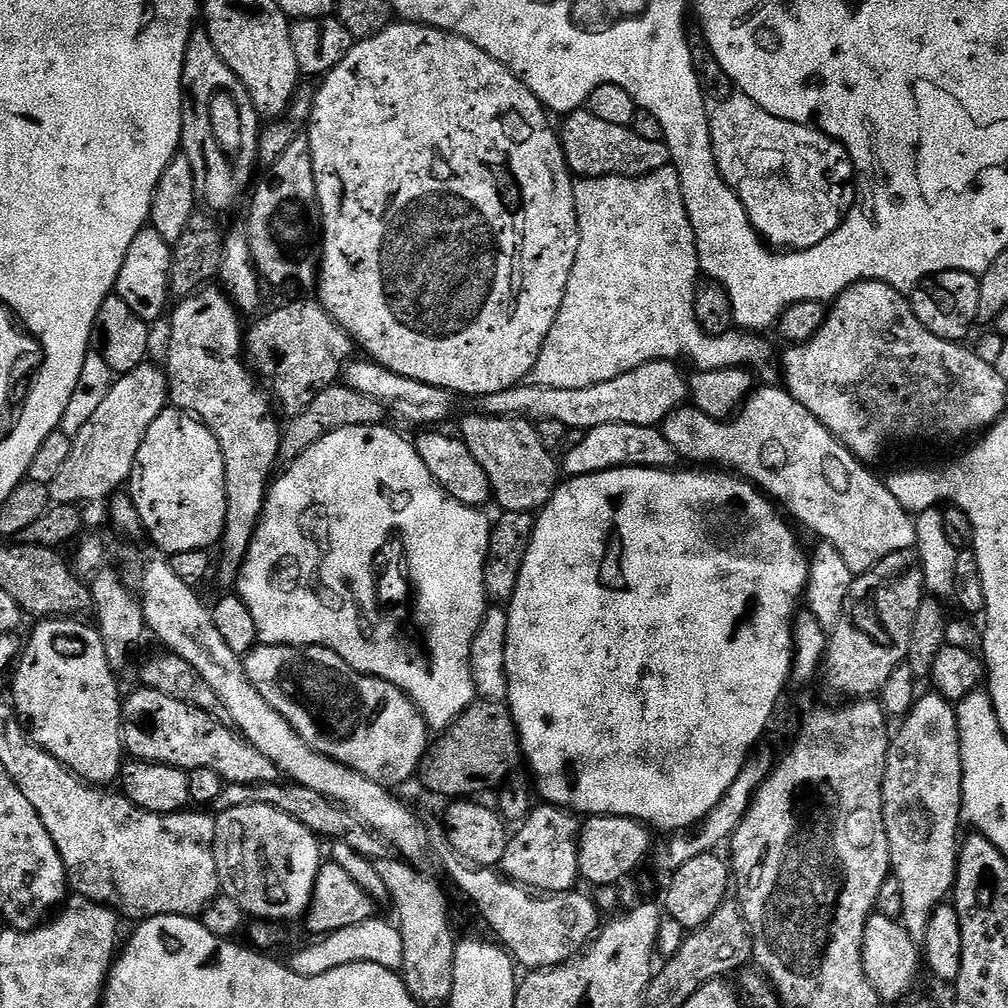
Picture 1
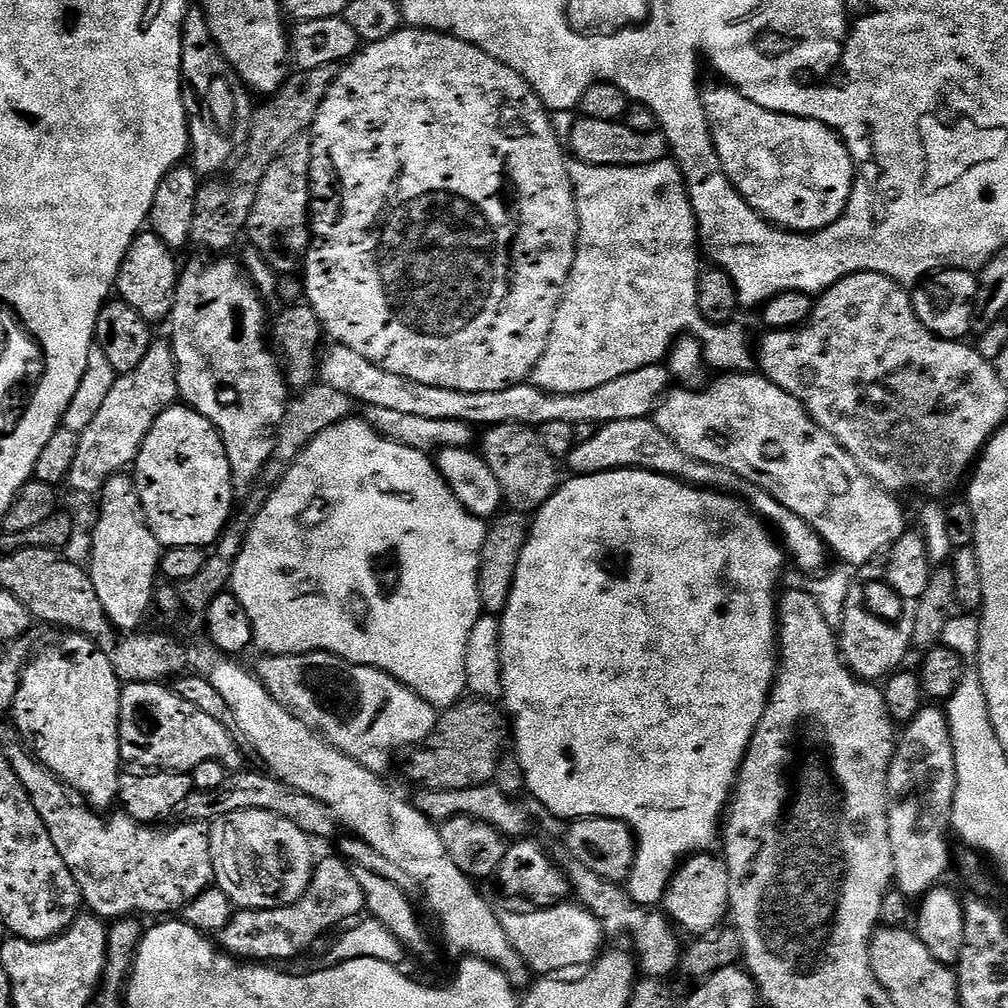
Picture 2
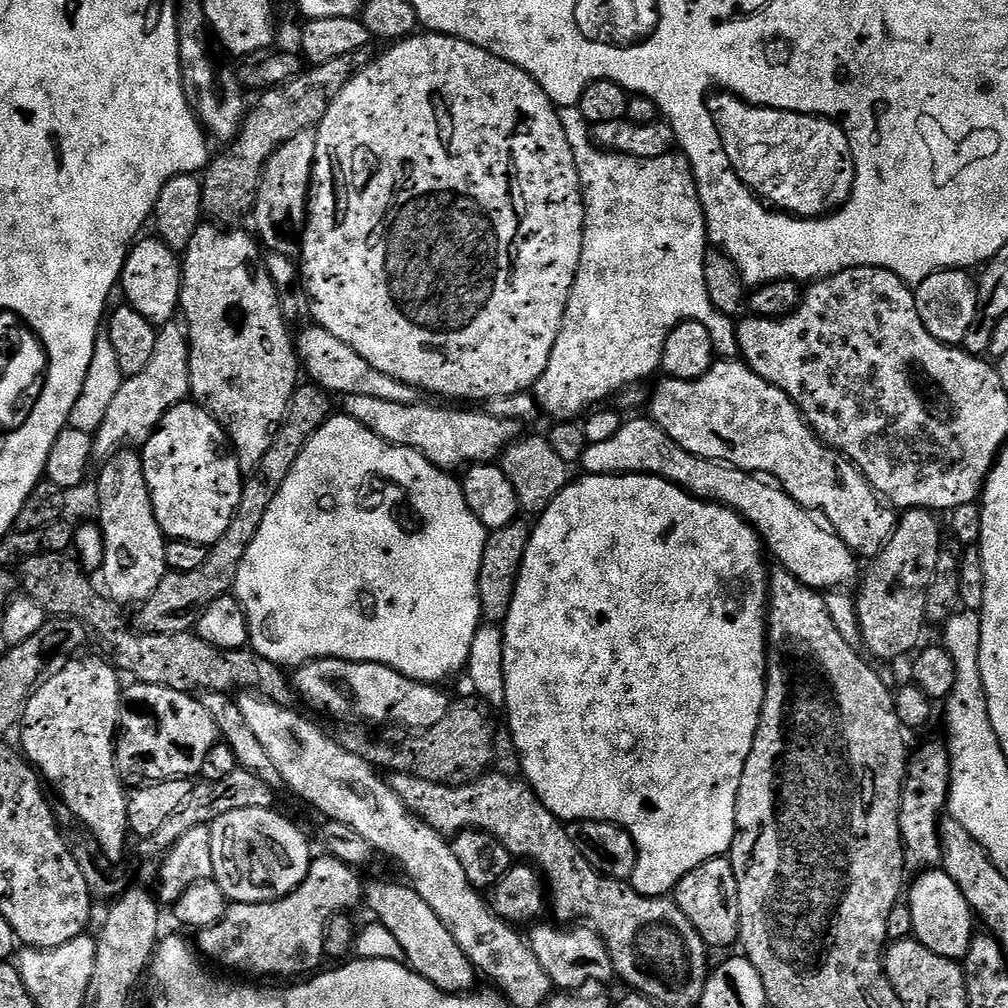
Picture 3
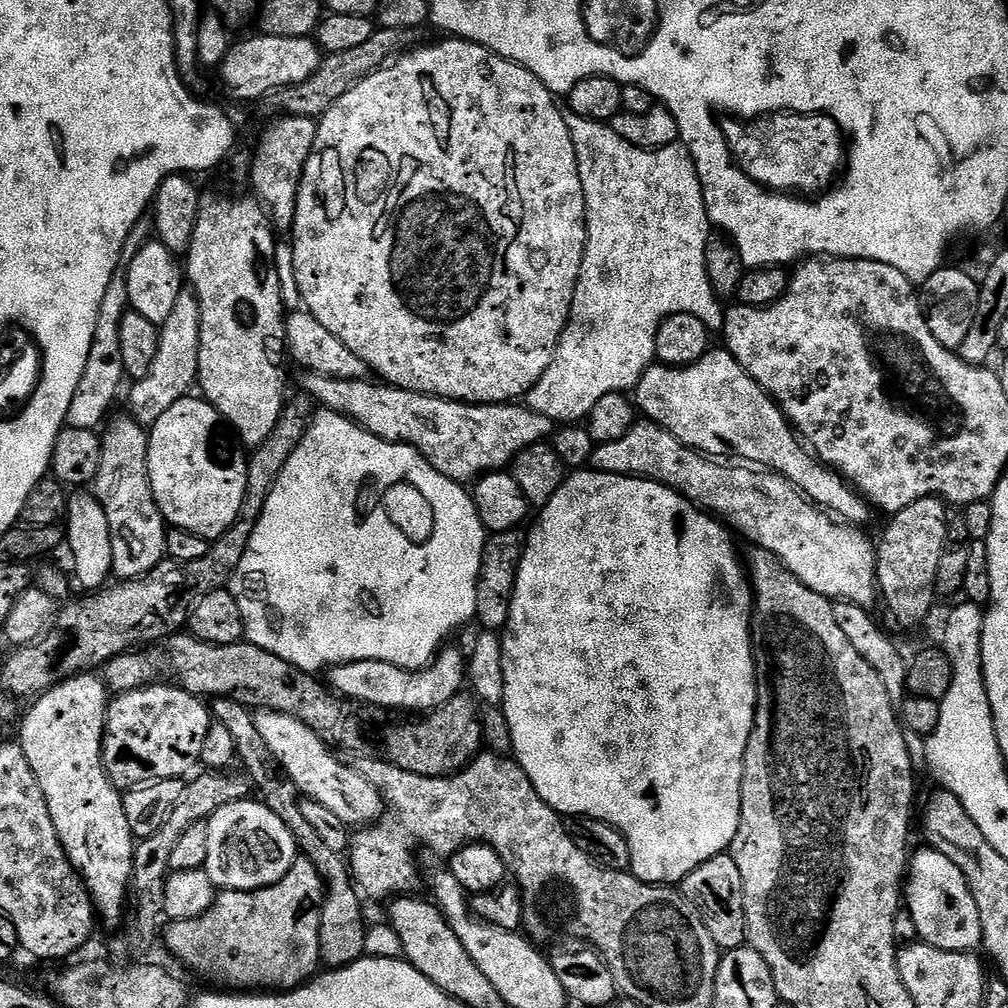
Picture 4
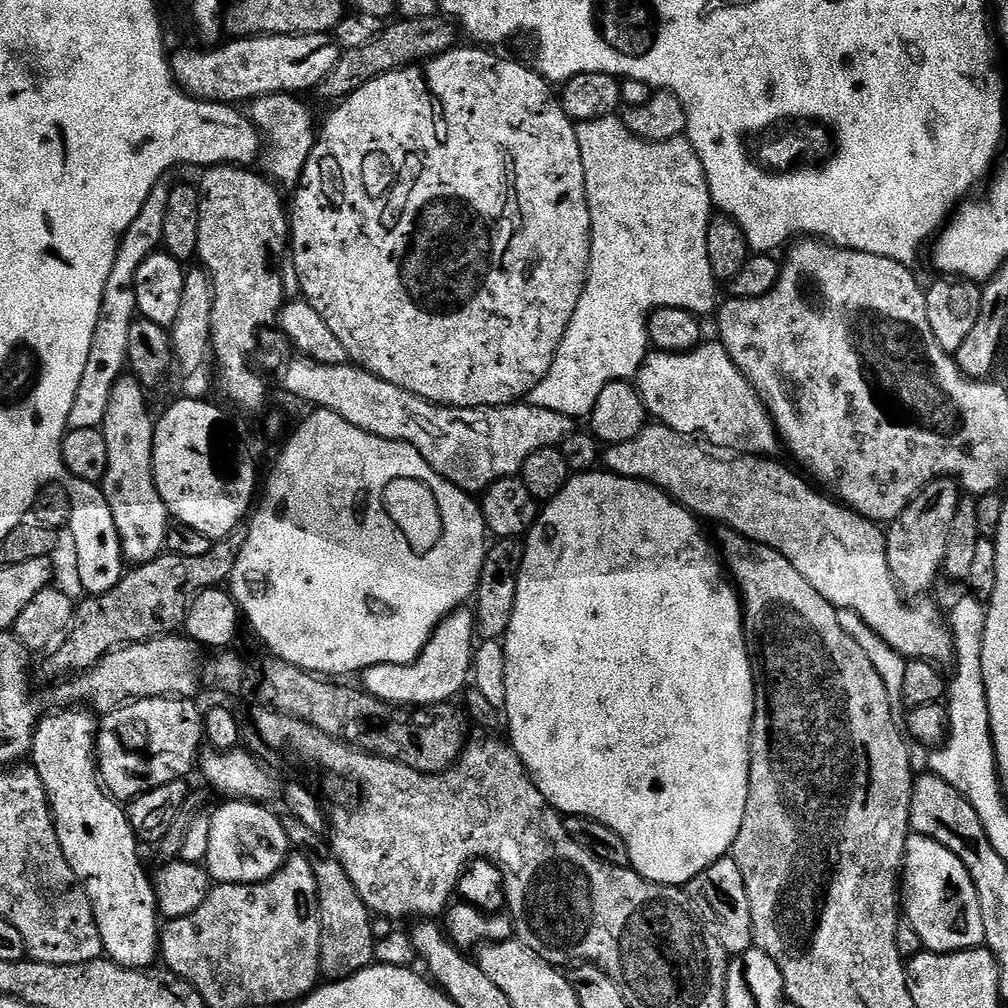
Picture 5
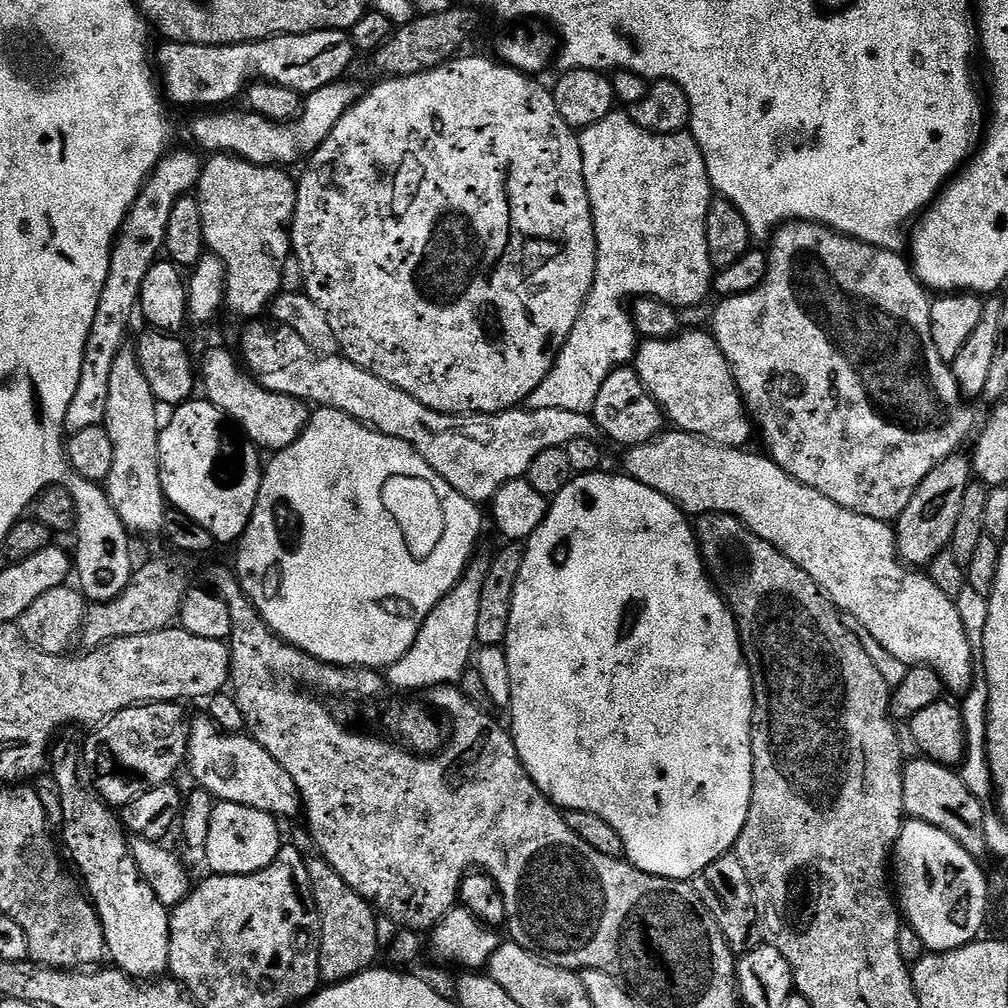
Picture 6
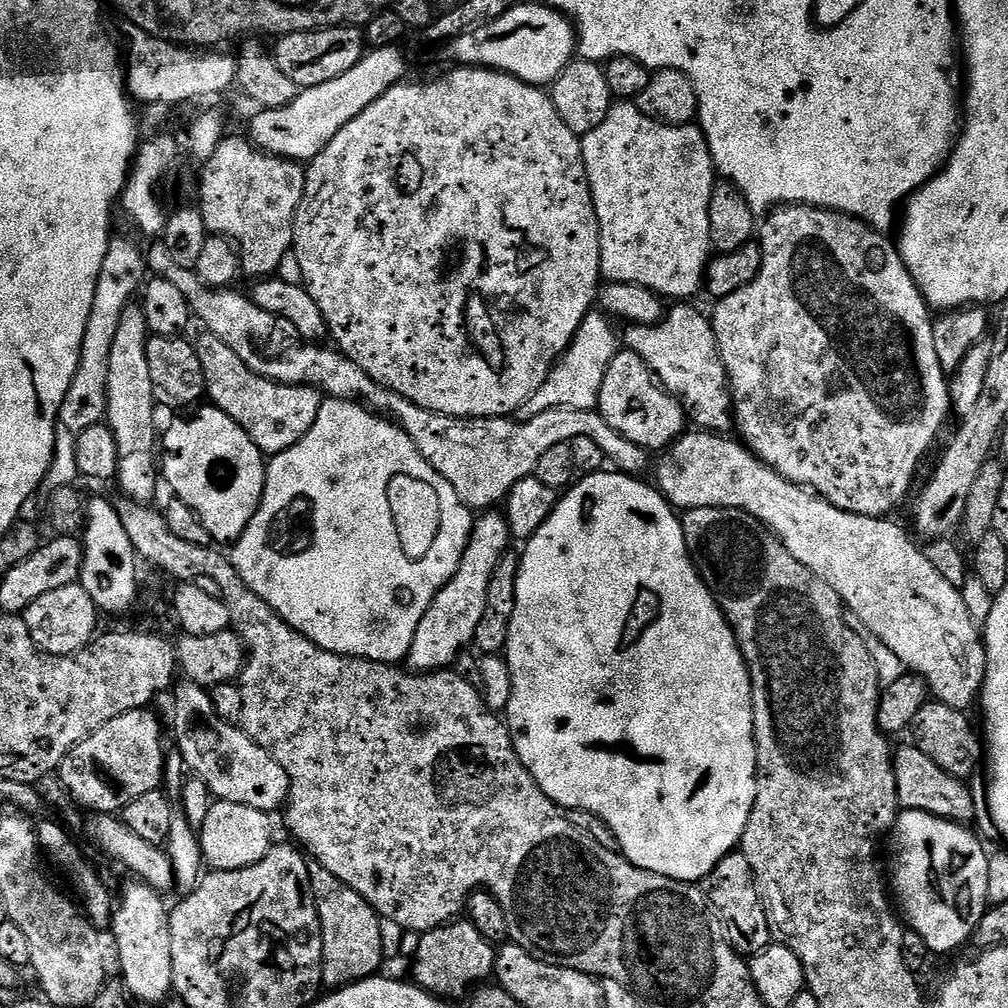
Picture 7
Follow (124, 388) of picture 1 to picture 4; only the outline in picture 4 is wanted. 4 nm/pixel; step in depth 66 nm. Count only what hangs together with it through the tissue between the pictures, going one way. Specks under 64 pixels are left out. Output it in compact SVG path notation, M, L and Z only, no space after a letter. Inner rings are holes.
M185 290L178 294L178 303L166 322L159 325L160 341L158 354L154 356L154 366L146 374L146 378L135 381L131 385L132 393L128 396L127 411L136 421L151 426L174 406L174 402L185 399L188 392L197 383L200 375L198 366L198 350L200 349L200 303L196 293Z

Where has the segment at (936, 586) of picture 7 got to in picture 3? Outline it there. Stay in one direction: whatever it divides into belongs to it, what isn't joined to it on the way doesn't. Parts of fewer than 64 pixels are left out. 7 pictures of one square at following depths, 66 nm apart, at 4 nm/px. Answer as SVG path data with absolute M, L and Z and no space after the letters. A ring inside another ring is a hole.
M650 418L621 423L620 429L606 438L606 442L589 444L579 467L590 476L660 476L685 492L691 492L699 500L711 500L734 509L760 535L767 551L780 559L779 567L791 576L797 576L807 588L840 590L846 586L843 584L857 579L857 553L848 548L831 527L821 523L801 504L796 504L779 484L759 474L745 472L743 468L733 468L682 450L682 446L678 446L678 442L674 442L674 438L667 436Z

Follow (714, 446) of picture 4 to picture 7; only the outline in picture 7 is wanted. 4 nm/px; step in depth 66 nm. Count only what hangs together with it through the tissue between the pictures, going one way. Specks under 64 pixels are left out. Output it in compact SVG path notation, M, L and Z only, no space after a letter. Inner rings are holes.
M680 302L675 306L677 308L669 307L667 309L666 315L663 320L659 320L657 324L633 324L631 326L625 327L625 332L622 332L622 340L624 340L629 349L631 351L636 352L645 362L648 363L648 368L652 371L653 377L662 385L665 392L672 393L673 396L676 397L677 400L680 401L681 404L684 405L685 409L687 409L686 416L689 421L692 420L697 429L707 430L709 432L714 432L717 434L728 434L733 431L734 428L734 409L732 407L732 389L728 387L728 375L726 374L726 366L722 362L722 358L720 357L720 347L718 346L718 342L716 341L716 335L714 334L714 330L712 329L712 321L709 319L707 315L704 316L699 312L696 308L691 308L691 303L688 302Z

